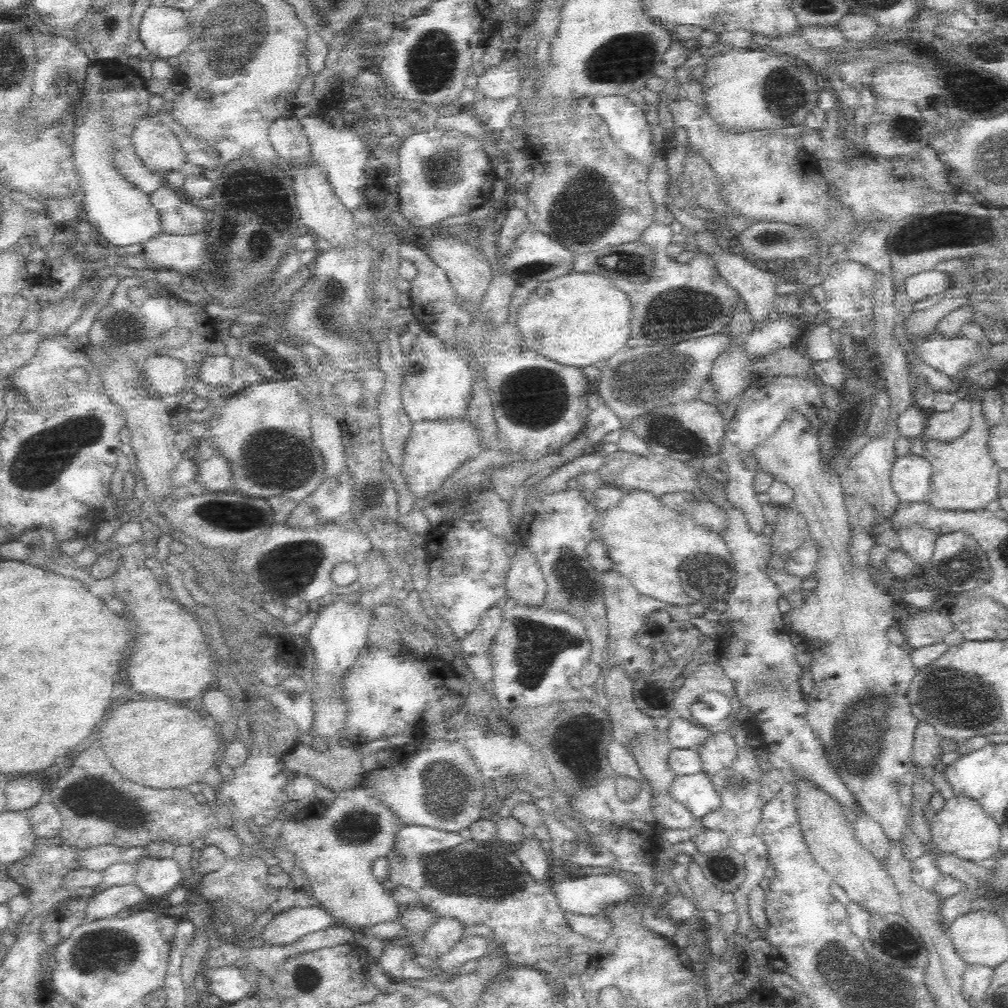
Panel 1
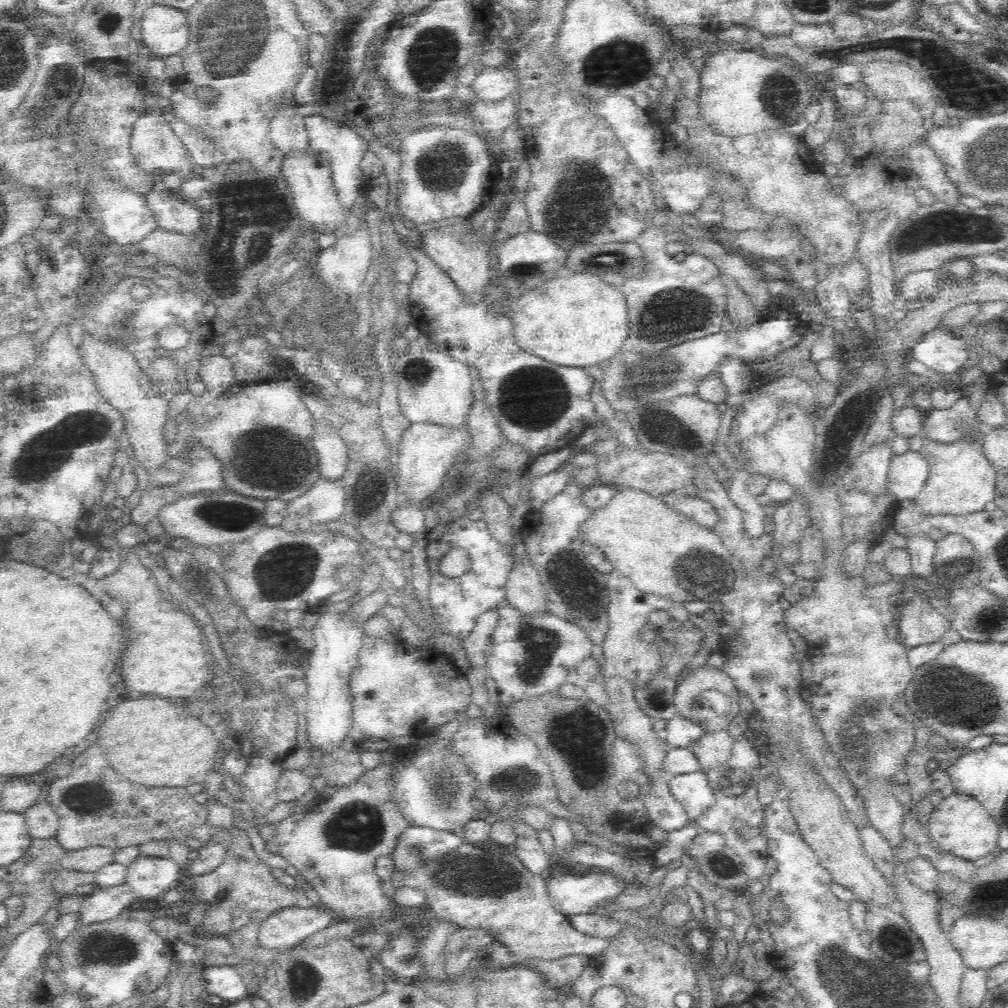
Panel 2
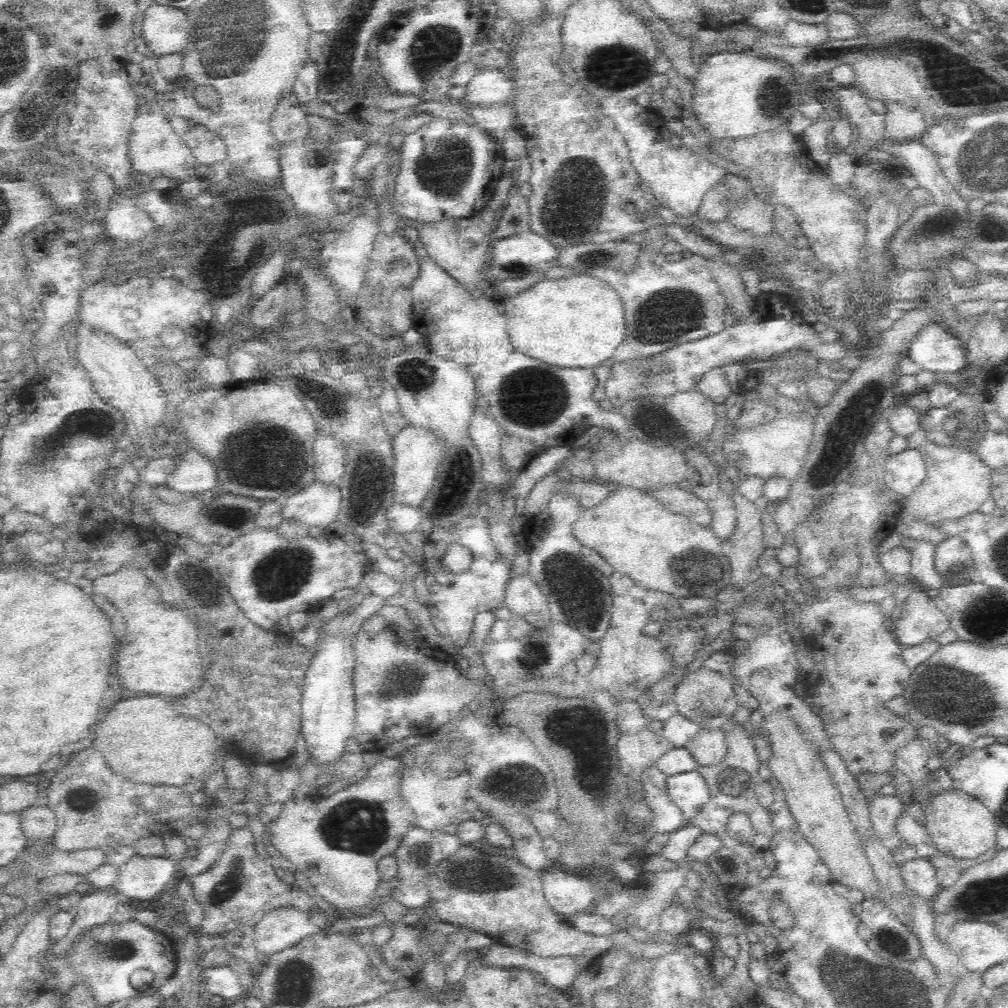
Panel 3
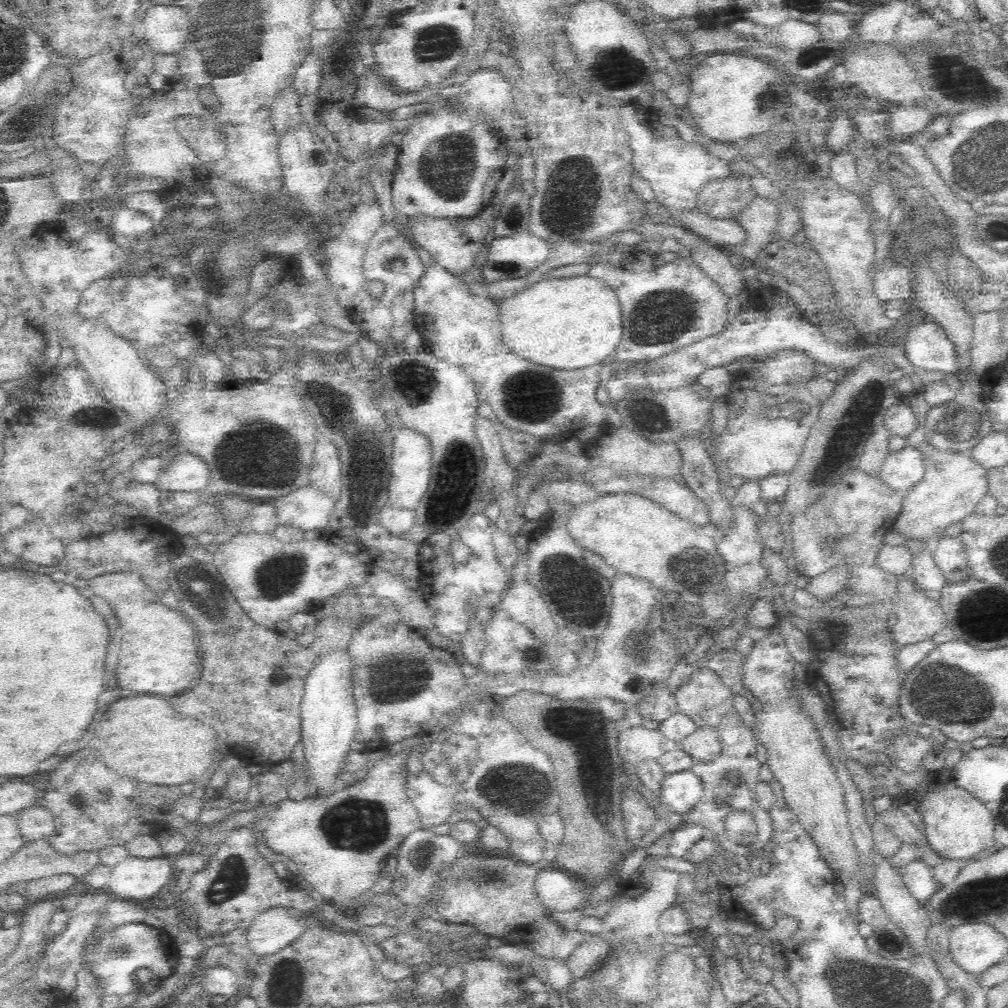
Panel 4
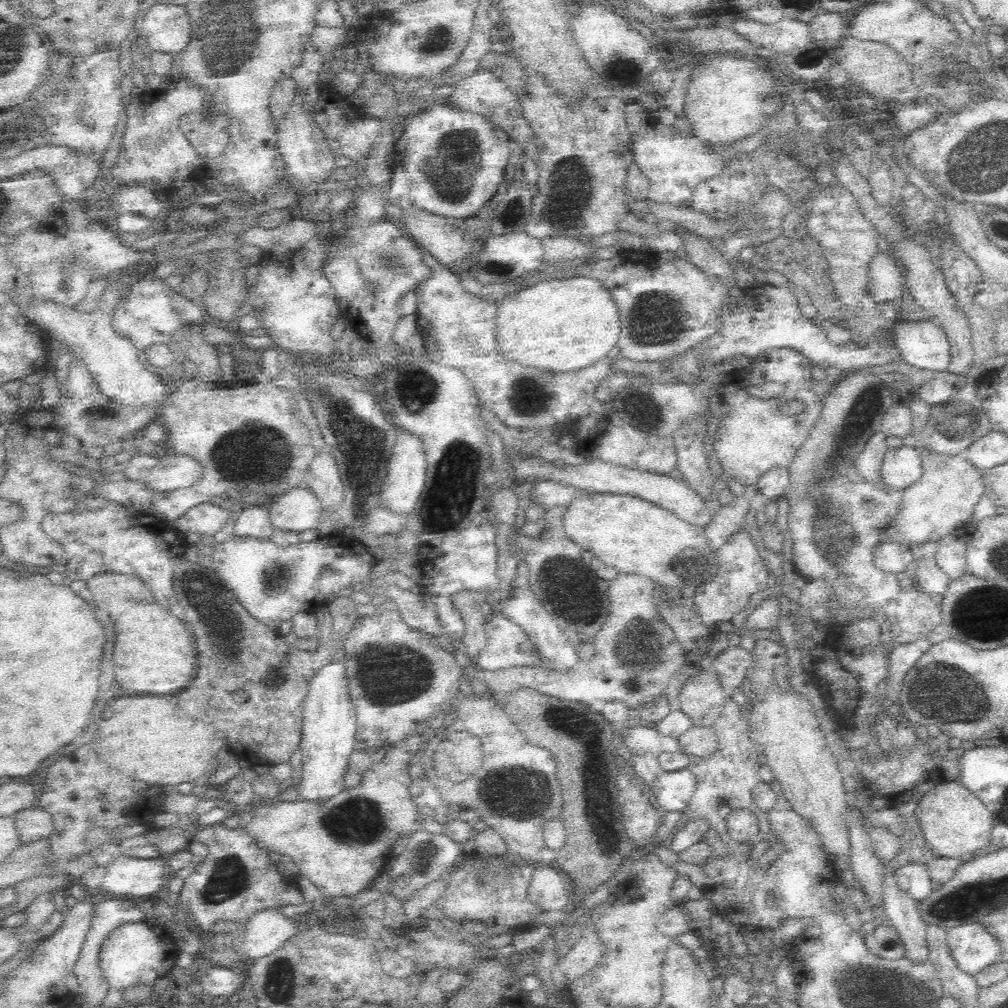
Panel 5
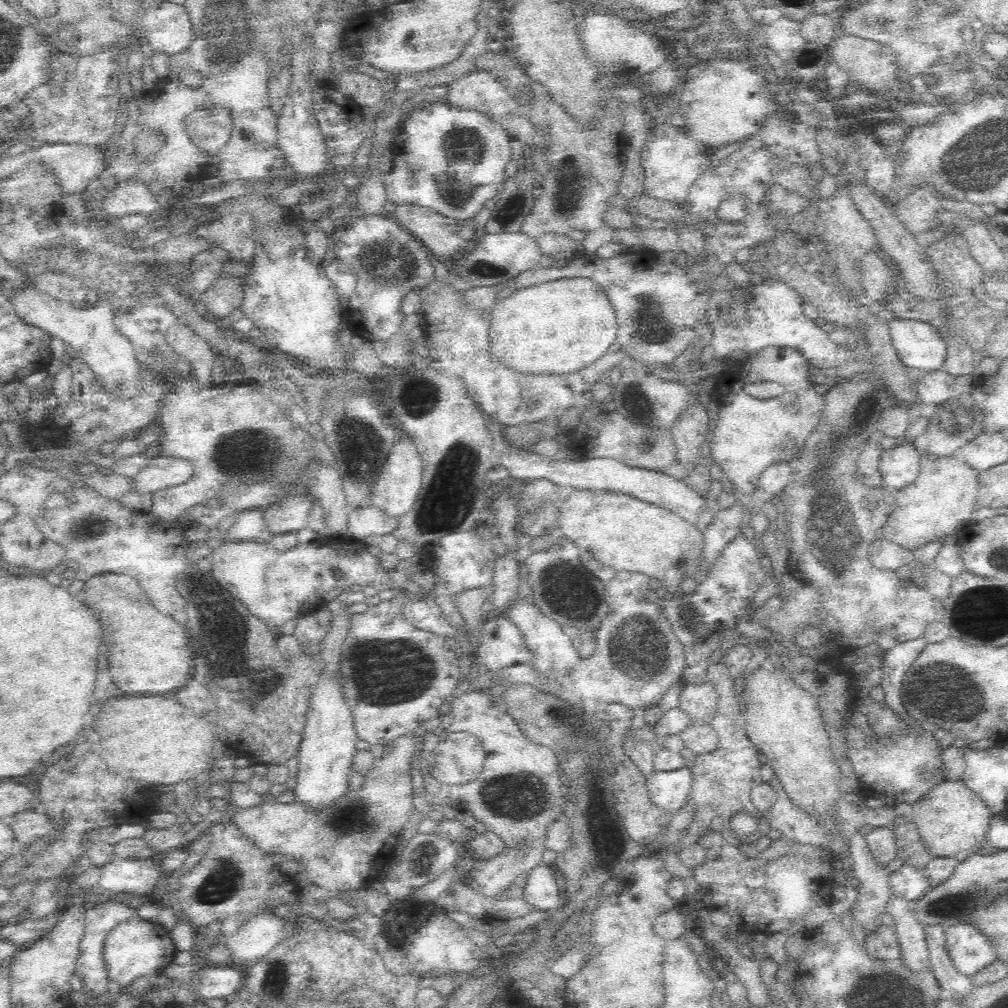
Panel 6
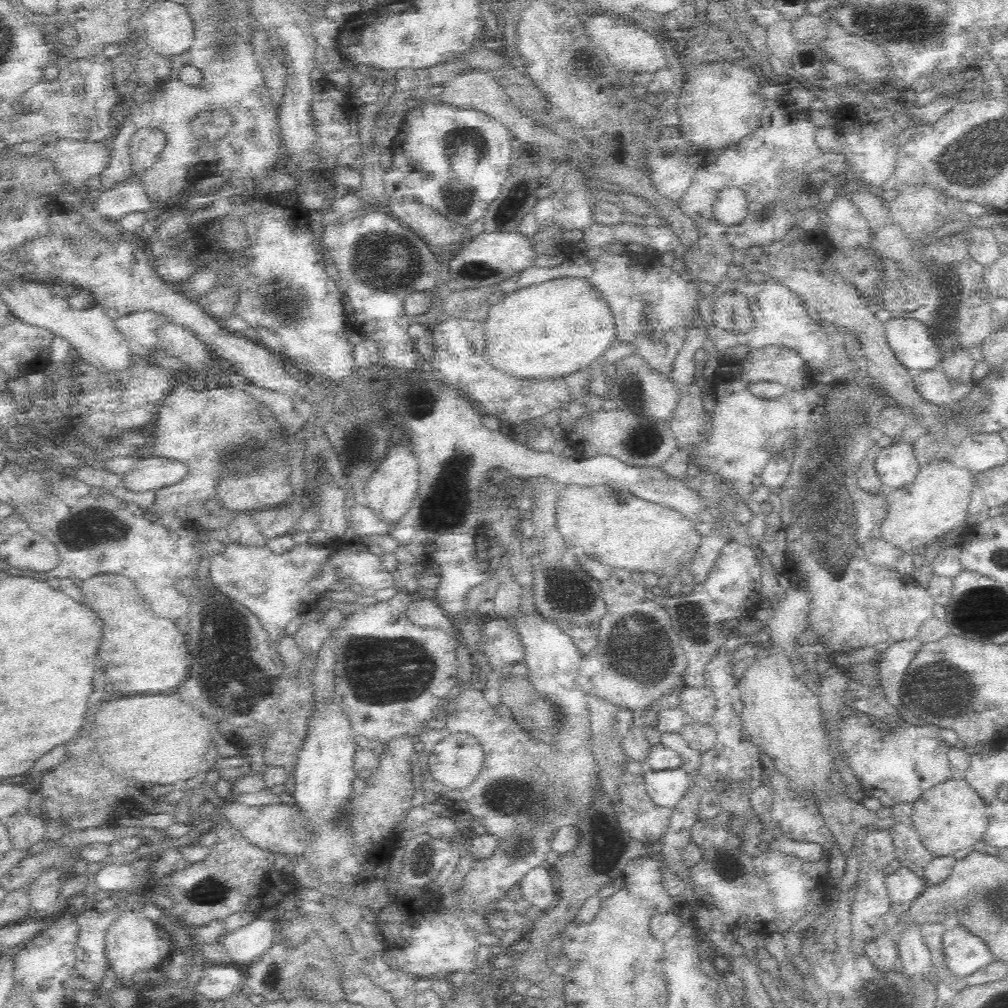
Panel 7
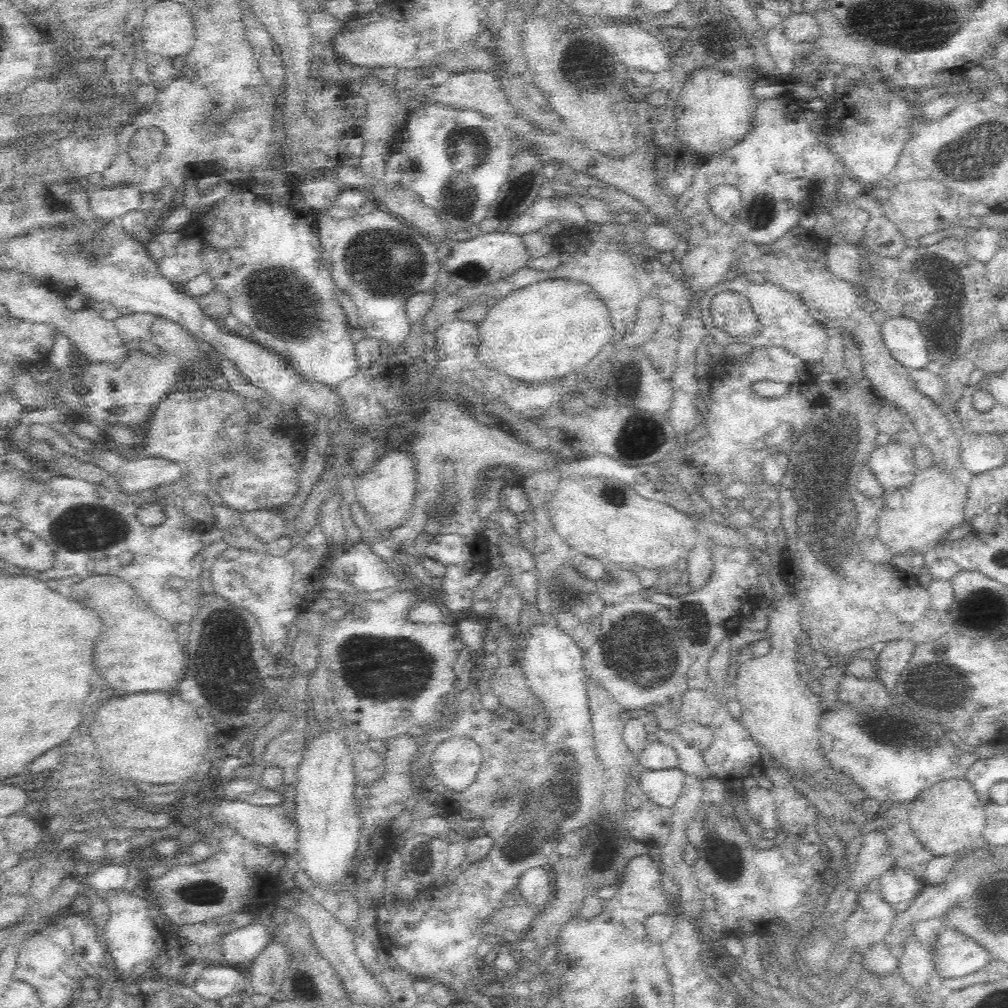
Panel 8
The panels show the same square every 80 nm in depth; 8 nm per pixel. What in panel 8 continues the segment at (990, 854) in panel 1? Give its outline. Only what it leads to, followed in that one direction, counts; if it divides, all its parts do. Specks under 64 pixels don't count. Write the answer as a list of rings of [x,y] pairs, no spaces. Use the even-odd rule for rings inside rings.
[[[962,778],[942,780],[926,788],[918,798],[912,802],[910,810],[910,824],[918,840],[924,844],[928,852],[934,856],[946,856],[952,852],[960,852],[976,842],[986,826],[986,812],[984,808],[976,808],[980,804],[972,784]]]

